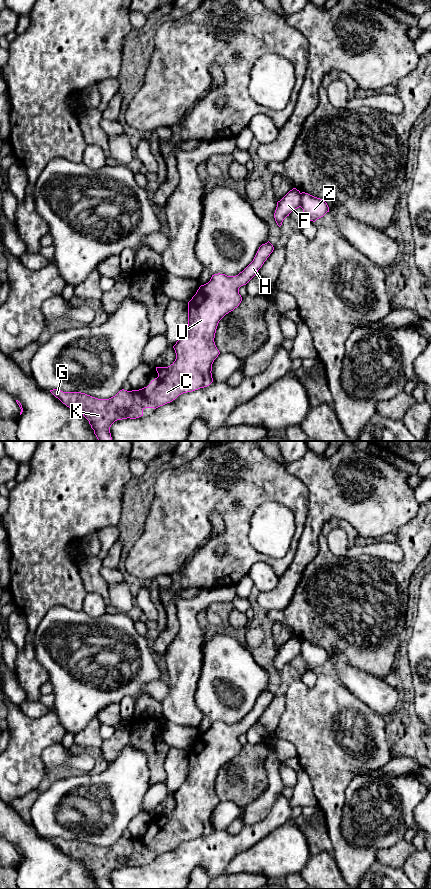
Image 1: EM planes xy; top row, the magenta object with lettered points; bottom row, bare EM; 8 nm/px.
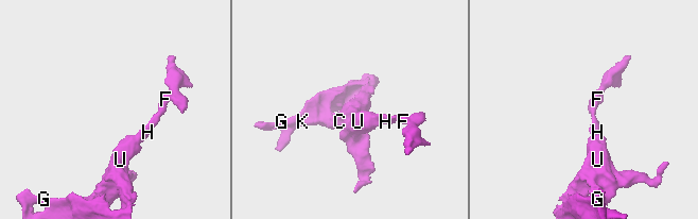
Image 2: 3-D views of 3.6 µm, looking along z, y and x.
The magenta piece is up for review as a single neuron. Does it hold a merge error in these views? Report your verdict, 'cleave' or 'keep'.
cleave

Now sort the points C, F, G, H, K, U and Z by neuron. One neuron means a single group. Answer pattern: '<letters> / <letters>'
C F G H K U / Z

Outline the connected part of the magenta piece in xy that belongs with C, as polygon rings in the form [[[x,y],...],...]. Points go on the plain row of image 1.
[[[268,689],[259,695],[253,709],[238,723],[214,722],[208,731],[199,735],[188,750],[187,778],[173,794],[176,801],[175,809],[168,815],[156,815],[158,825],[147,835],[132,839],[122,837],[109,847],[98,847],[85,841],[63,840],[58,837],[50,840],[67,855],[83,862],[99,889],[112,889],[110,875],[115,869],[139,866],[143,864],[145,856],[156,857],[172,850],[183,841],[209,834],[213,830],[212,812],[220,802],[214,790],[218,771],[226,762],[239,754],[242,749],[239,736],[246,733],[258,721],[273,698],[273,693]]]

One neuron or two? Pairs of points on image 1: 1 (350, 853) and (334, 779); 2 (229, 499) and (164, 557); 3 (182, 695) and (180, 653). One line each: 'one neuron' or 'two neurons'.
1: one neuron
2: one neuron
3: one neuron

